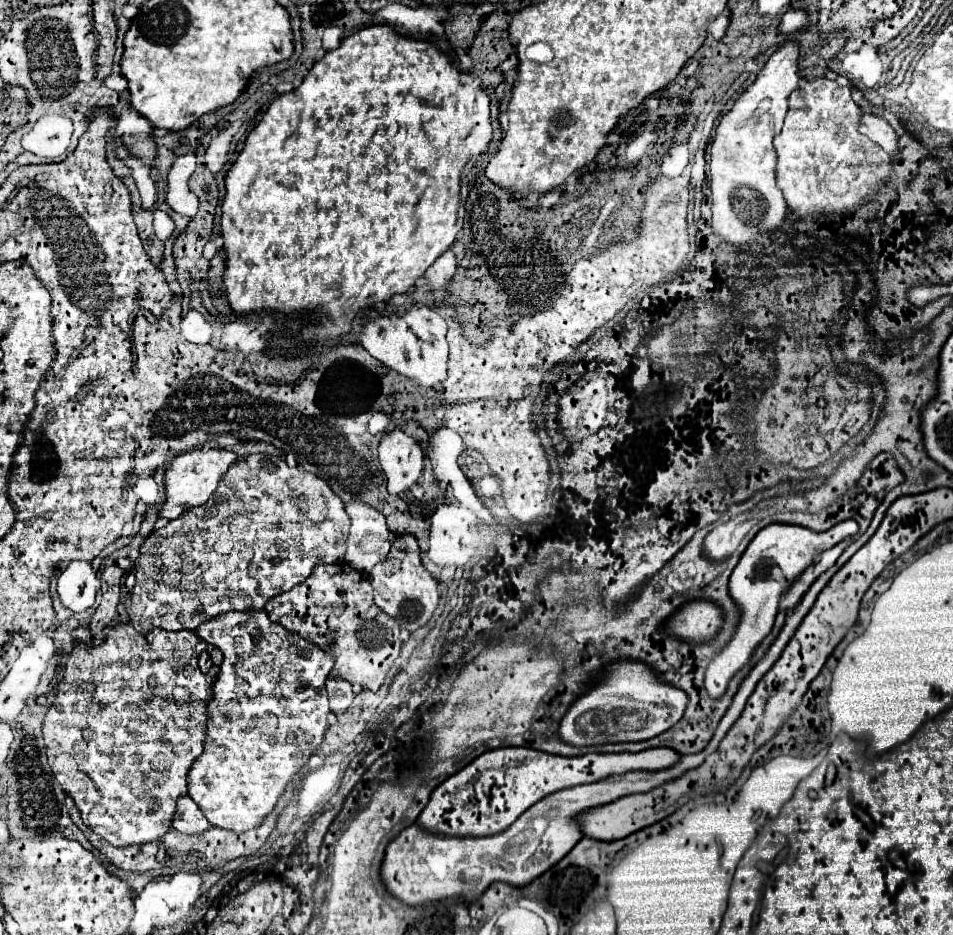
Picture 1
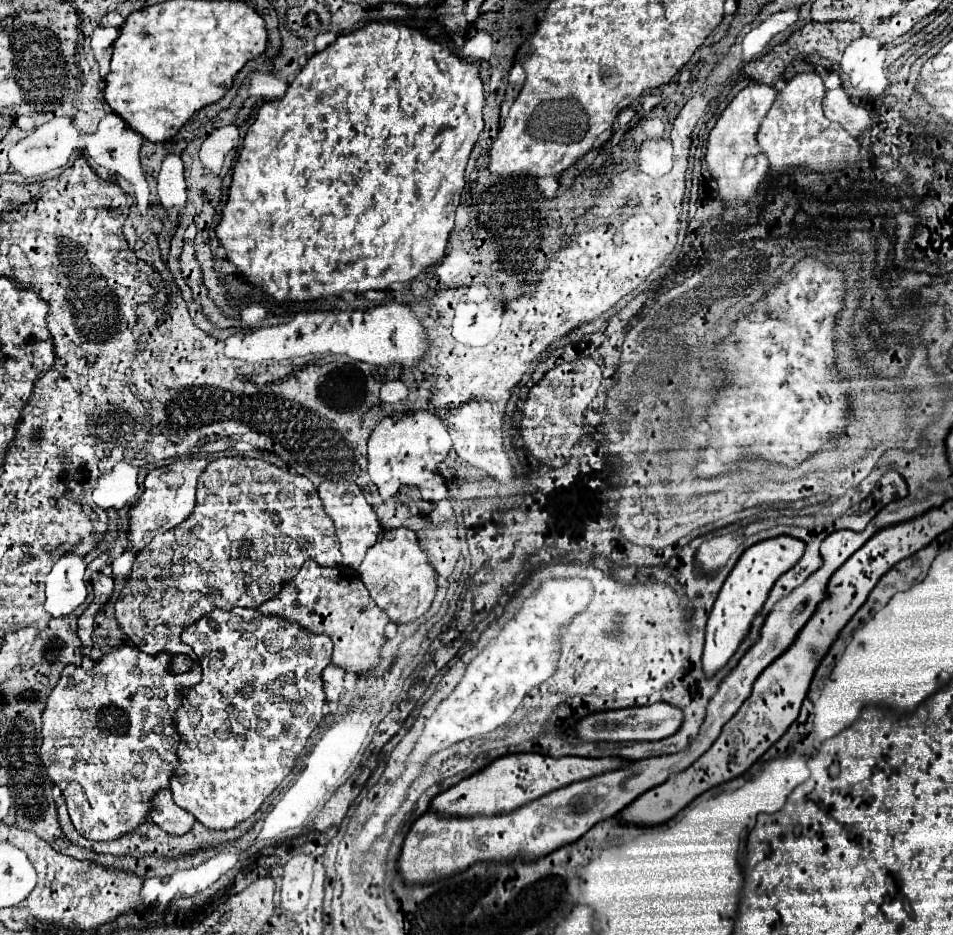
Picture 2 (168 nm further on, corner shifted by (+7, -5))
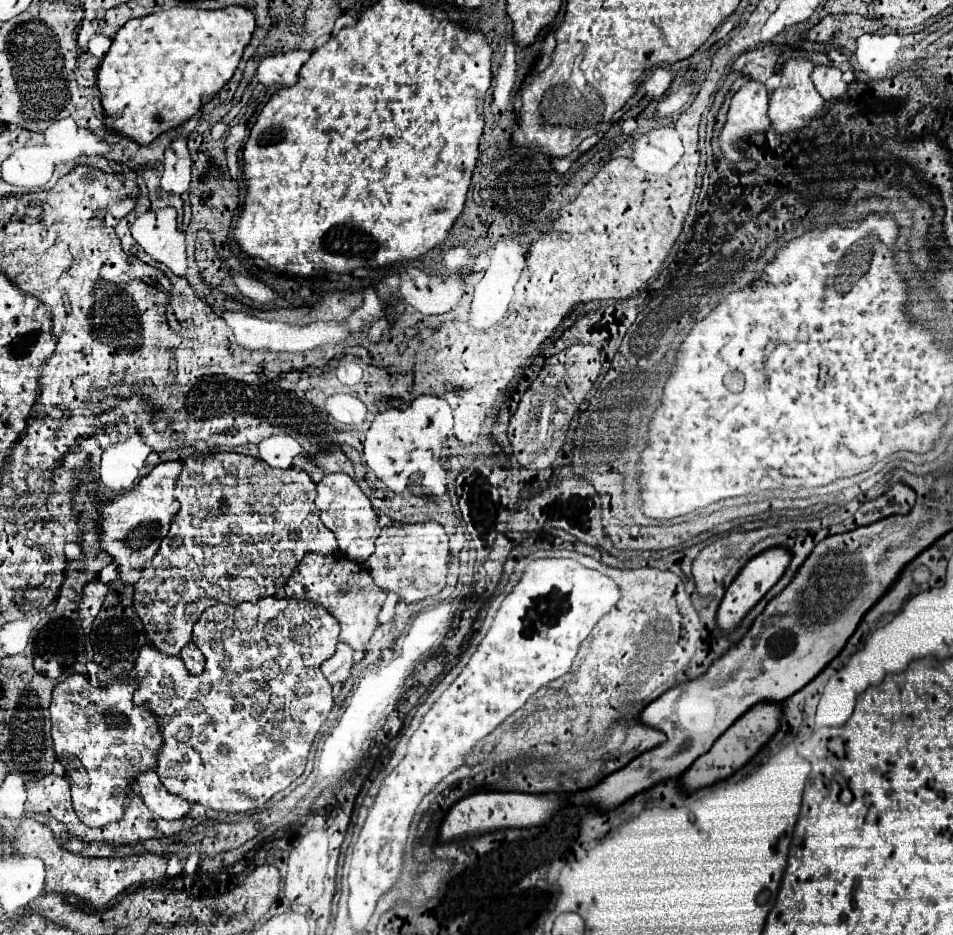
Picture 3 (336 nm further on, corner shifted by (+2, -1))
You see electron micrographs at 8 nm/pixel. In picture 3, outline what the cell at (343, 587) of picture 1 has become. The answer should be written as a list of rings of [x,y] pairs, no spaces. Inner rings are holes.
[[[306,554],[306,558],[288,578],[284,594],[286,598],[310,600],[326,606],[326,610],[334,614],[342,626],[338,640],[350,644],[354,650],[362,650],[368,644],[378,626],[378,612],[386,600],[384,590],[372,582],[368,568],[358,562],[348,562],[348,558],[340,554]]]

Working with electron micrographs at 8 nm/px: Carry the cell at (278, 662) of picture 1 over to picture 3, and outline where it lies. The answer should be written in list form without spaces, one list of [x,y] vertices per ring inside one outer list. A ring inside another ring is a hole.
[[[268,596],[254,604],[216,604],[204,610],[192,634],[192,642],[206,658],[200,676],[192,676],[180,658],[144,646],[134,666],[138,682],[134,706],[148,704],[162,730],[164,742],[156,758],[156,772],[166,790],[206,808],[246,812],[262,806],[302,776],[316,732],[334,706],[332,686],[320,666],[336,652],[338,634],[340,624],[324,606]]]

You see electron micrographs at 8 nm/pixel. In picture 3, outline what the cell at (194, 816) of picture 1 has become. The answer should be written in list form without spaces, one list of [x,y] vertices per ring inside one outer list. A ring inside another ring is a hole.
[[[148,770],[140,774],[140,778],[134,780],[134,784],[138,786],[142,802],[156,816],[164,820],[180,820],[188,814],[190,804],[184,802],[184,798],[176,798],[174,794],[168,794],[168,790],[164,790],[164,784],[160,784],[160,778],[156,772]]]

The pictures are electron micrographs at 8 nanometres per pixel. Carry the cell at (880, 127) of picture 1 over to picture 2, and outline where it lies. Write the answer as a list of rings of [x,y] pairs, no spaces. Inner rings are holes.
[[[843,88],[827,90],[823,104],[825,104],[825,116],[831,122],[841,124],[853,138],[863,136],[863,132],[869,132],[873,126],[871,114],[865,108],[855,106]]]

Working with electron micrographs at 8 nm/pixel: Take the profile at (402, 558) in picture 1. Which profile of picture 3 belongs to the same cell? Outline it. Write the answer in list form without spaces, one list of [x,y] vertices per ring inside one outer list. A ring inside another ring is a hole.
[[[434,520],[420,524],[392,524],[382,528],[382,534],[376,542],[376,552],[366,560],[366,568],[376,586],[380,586],[386,594],[396,594],[406,602],[416,602],[420,598],[438,594],[446,586],[448,564],[448,536]]]

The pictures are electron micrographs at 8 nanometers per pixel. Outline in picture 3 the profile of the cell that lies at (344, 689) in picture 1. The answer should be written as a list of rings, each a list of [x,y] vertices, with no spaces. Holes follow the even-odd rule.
[[[340,642],[340,644],[338,644],[336,654],[334,654],[328,662],[324,662],[322,672],[324,672],[324,676],[328,678],[328,682],[330,682],[330,684],[344,682],[344,680],[350,676],[350,668],[352,668],[352,654],[354,654],[354,650],[352,650],[348,644]]]

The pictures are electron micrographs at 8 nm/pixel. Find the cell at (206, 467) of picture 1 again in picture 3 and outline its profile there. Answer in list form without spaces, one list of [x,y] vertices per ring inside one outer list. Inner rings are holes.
[[[162,462],[148,476],[144,476],[132,492],[120,494],[120,498],[104,498],[98,506],[98,544],[102,552],[108,552],[108,556],[112,556],[112,562],[118,566],[122,584],[136,584],[140,580],[140,572],[150,566],[162,538],[168,534],[170,522],[180,508],[174,498],[174,484],[180,476],[180,470],[182,464],[178,462]]]

